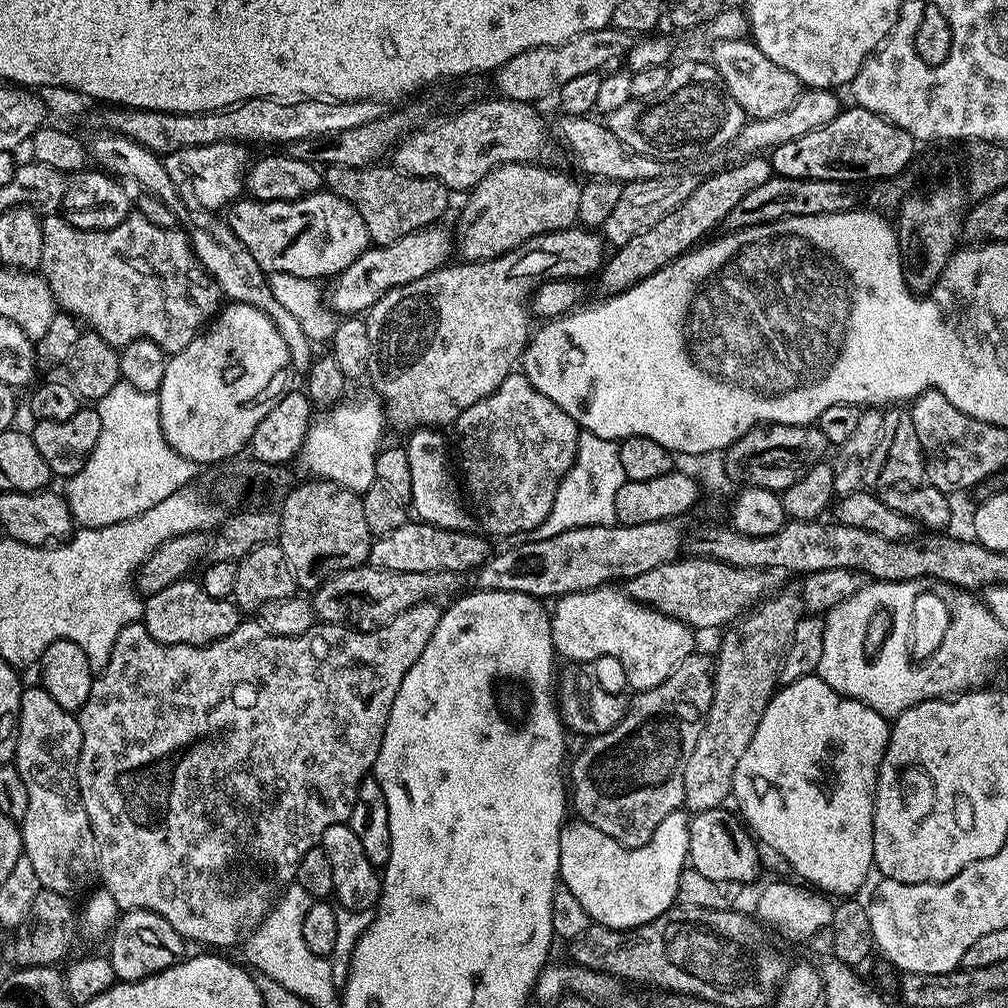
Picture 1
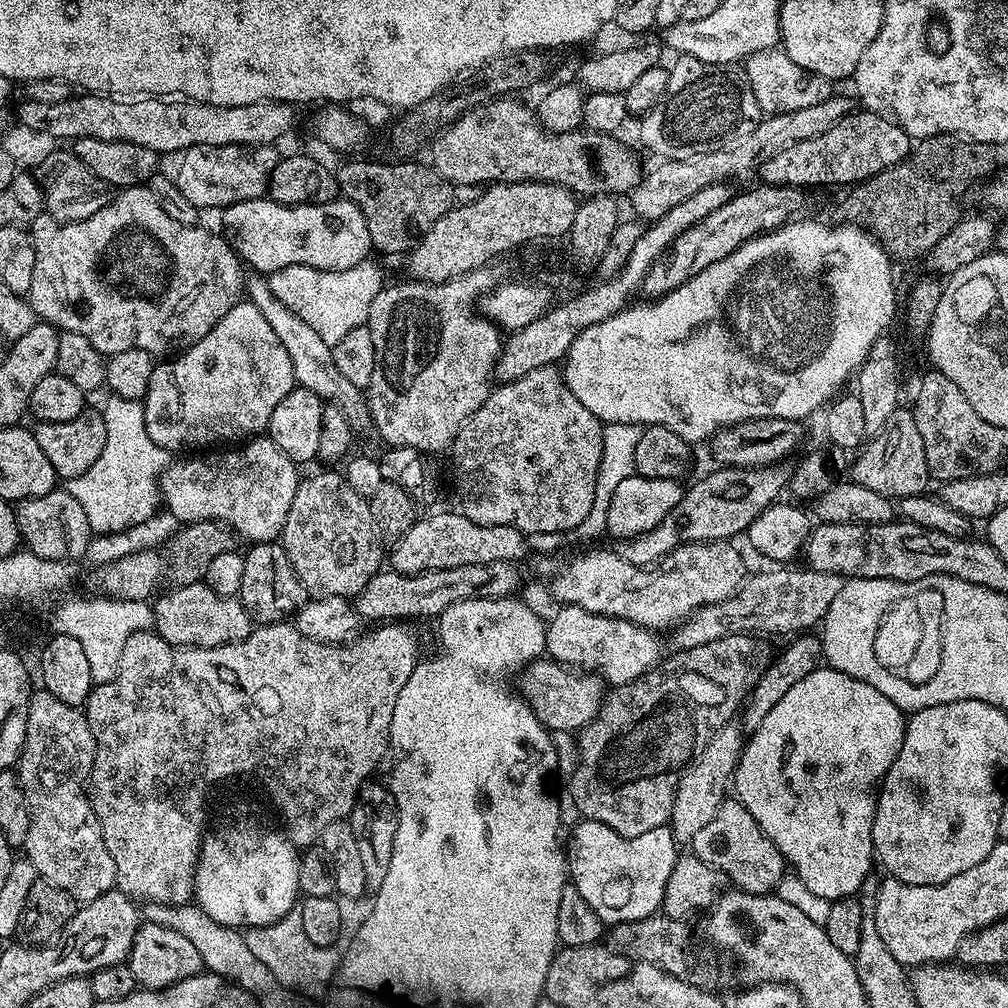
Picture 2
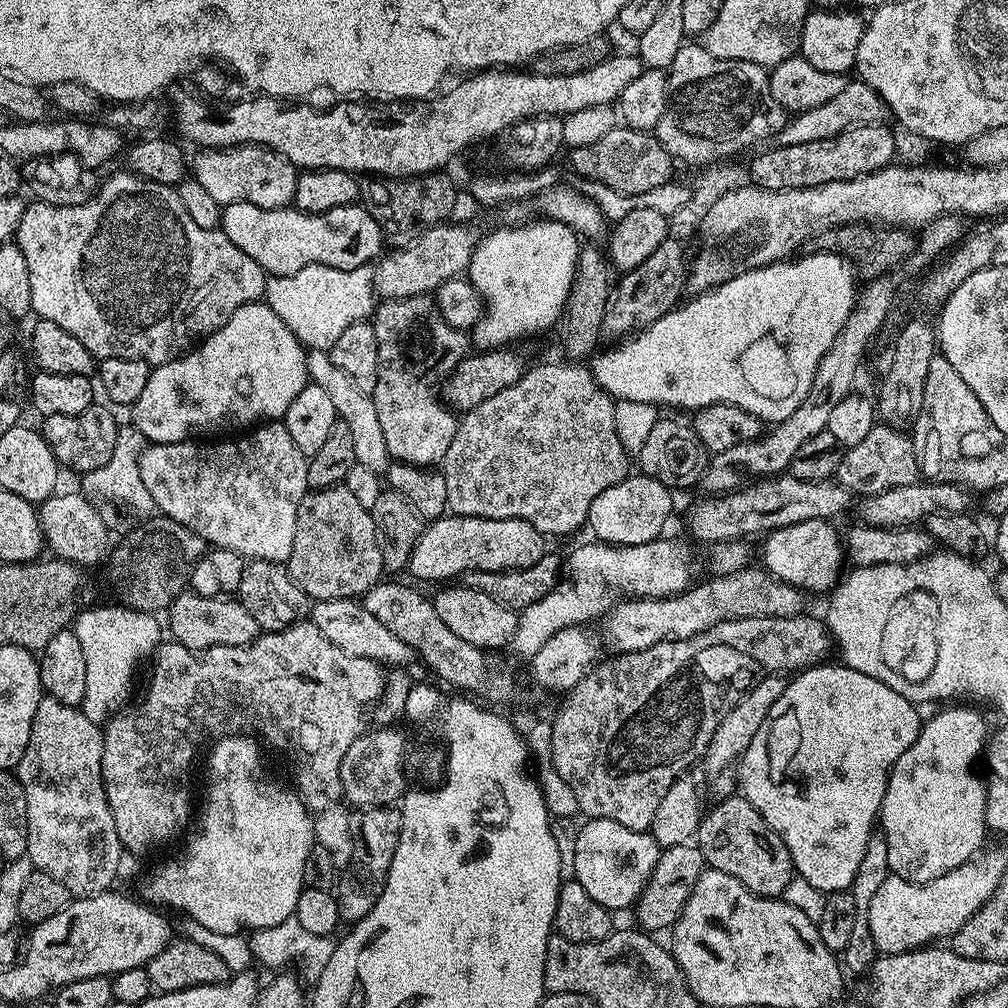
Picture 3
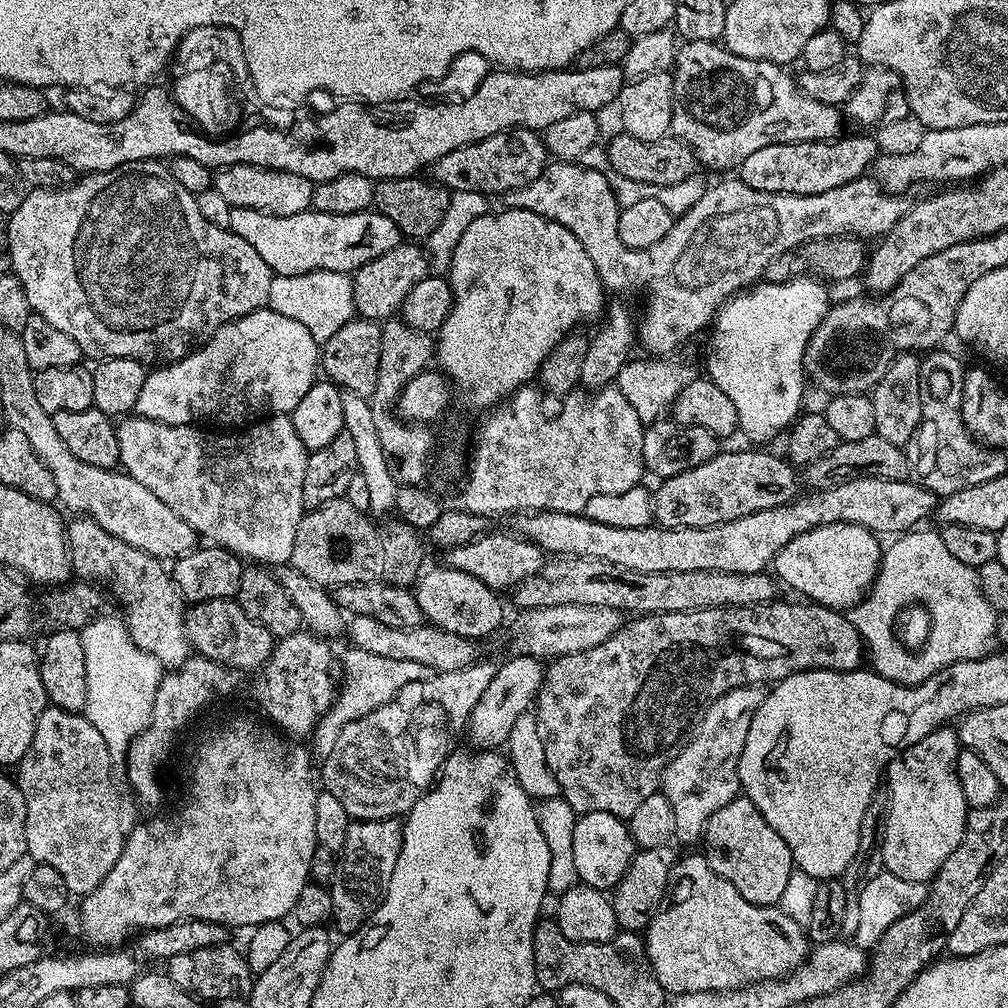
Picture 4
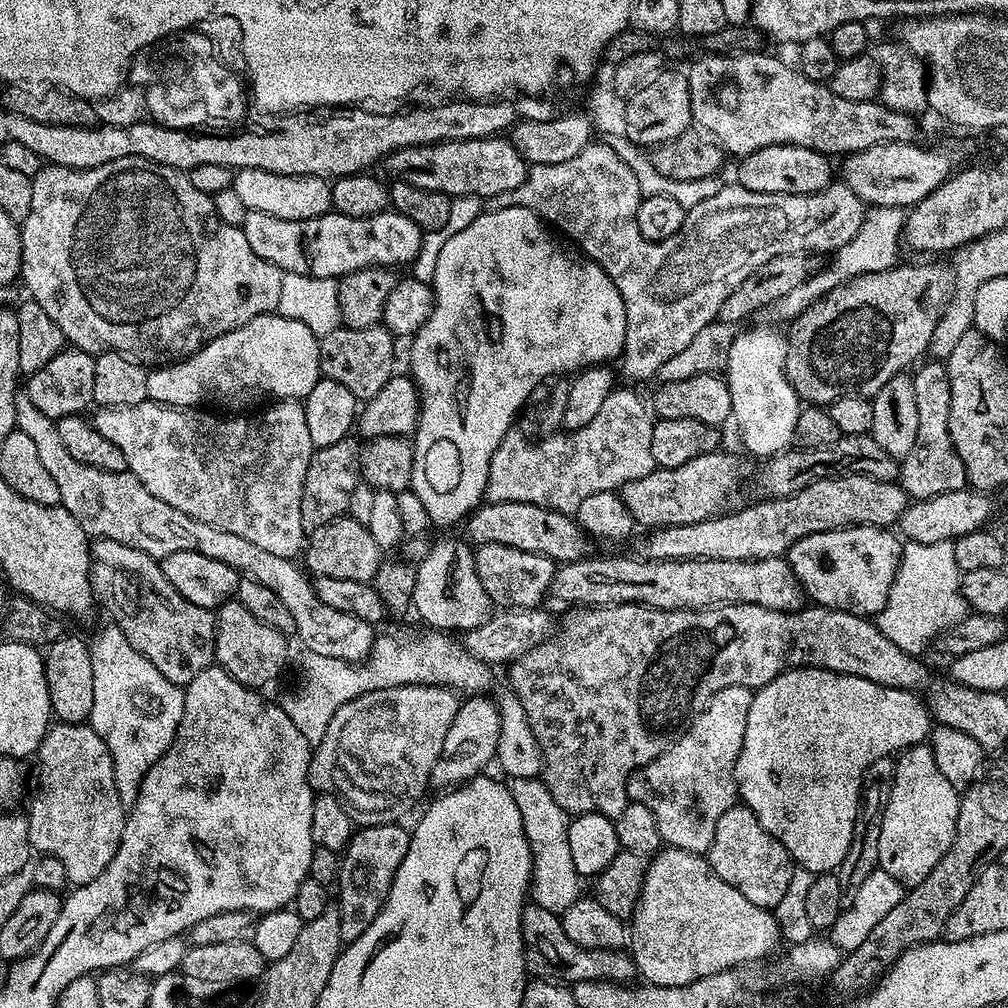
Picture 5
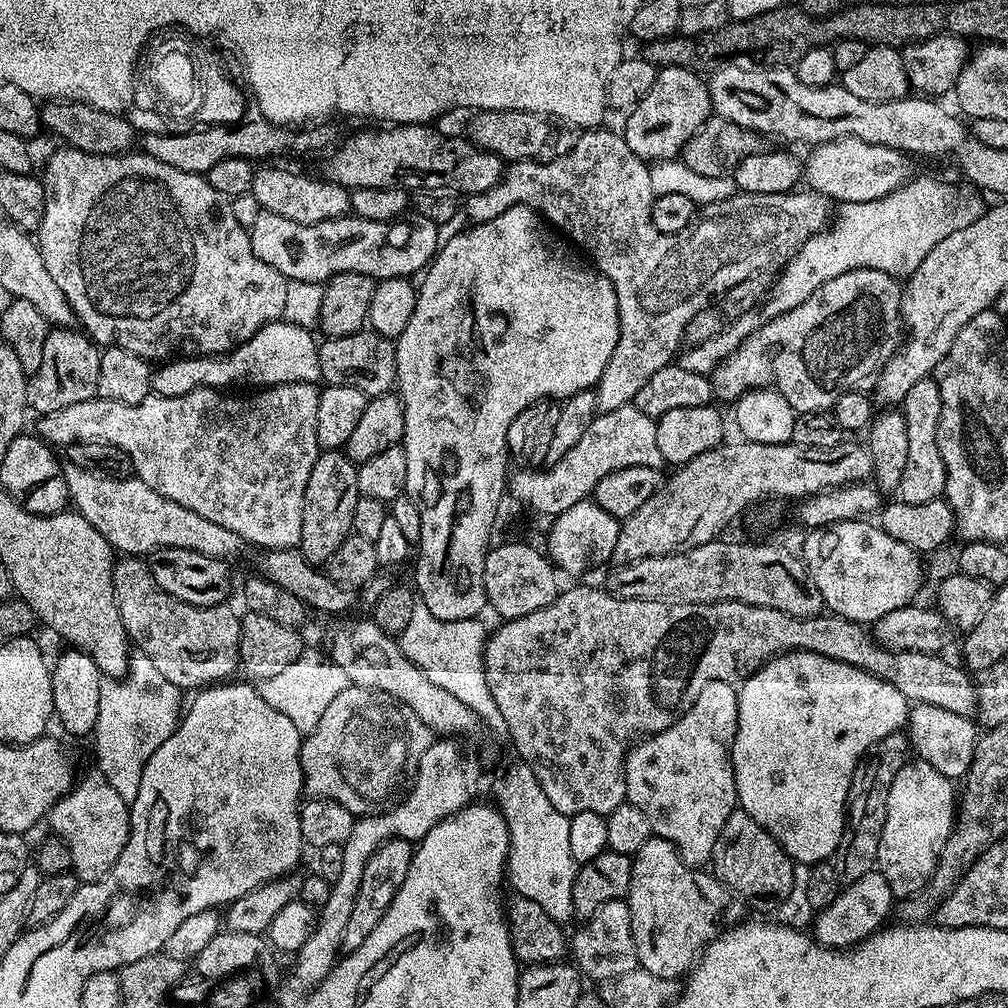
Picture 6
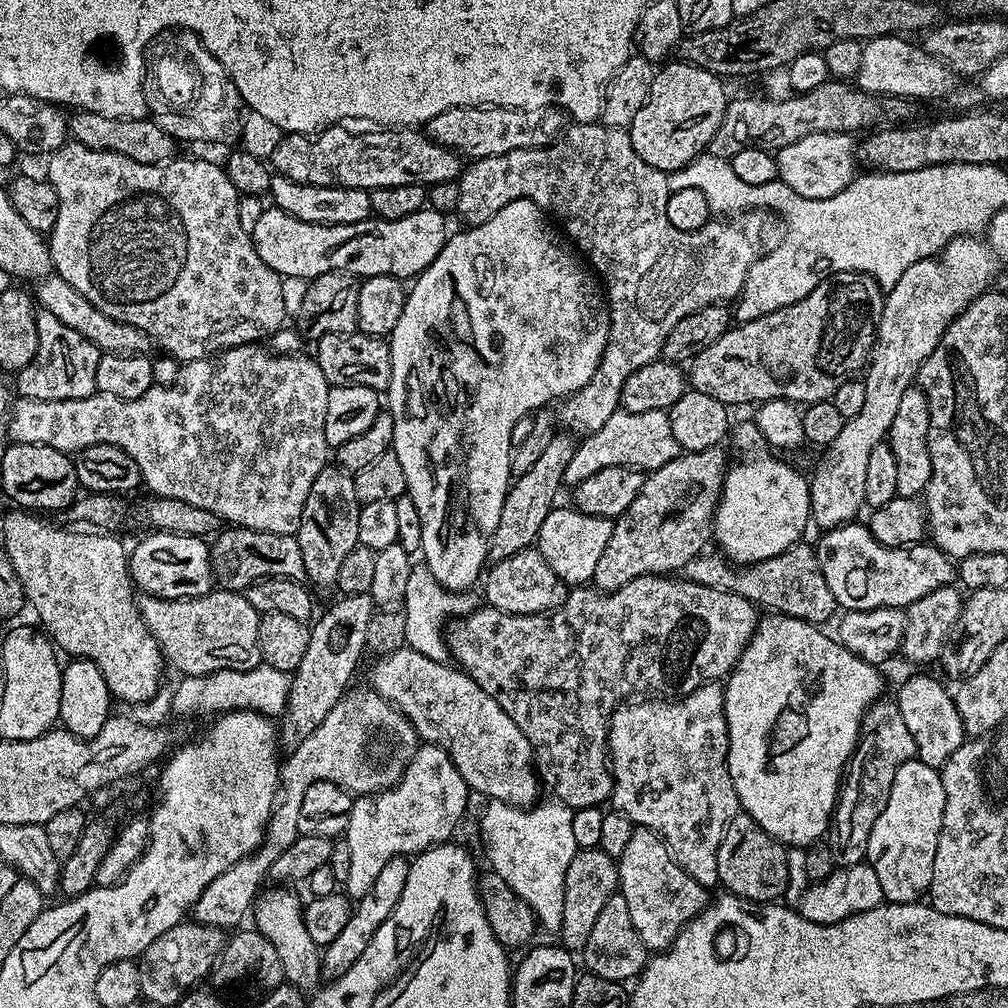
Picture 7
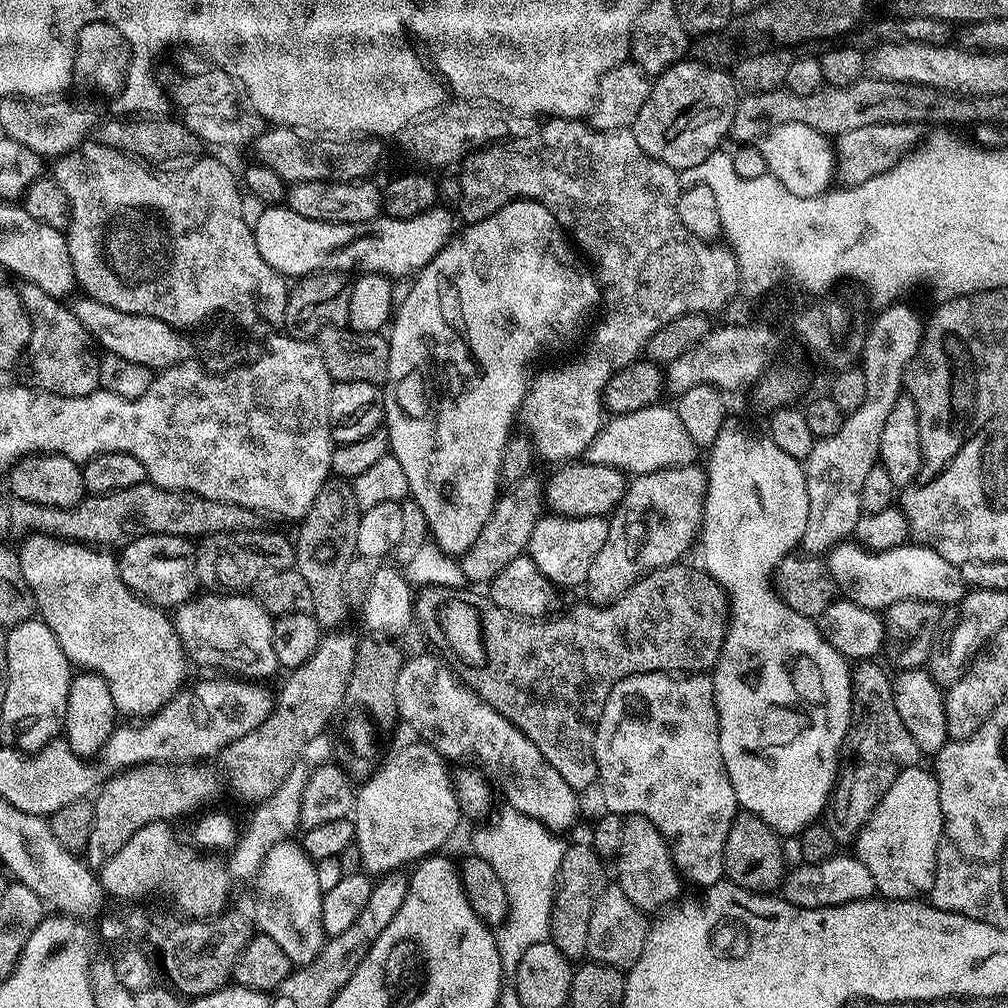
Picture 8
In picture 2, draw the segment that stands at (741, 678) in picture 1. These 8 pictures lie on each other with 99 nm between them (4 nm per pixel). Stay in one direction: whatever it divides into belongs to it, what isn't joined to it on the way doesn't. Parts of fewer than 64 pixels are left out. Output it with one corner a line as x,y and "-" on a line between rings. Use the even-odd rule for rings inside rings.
729,722
723,728
716,729
712,733
712,737
697,751
692,763
680,773
670,821
672,835
676,837
677,841
691,842
694,834
698,834
698,830
702,830
702,826
706,826
706,822
710,822
710,818
714,818
714,814
718,814
718,806
724,803
726,799
724,791
727,788
729,791
730,781
736,774
736,764
740,760
740,754
743,752
746,743
745,733
737,725
736,729
734,725
735,723

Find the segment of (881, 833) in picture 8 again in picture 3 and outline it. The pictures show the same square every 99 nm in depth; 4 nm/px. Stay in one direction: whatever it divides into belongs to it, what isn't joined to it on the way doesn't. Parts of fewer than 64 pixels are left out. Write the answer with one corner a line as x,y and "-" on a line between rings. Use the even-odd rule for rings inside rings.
948,708
929,720
927,717
910,750
894,762
892,771
888,773
886,794
878,817
879,827
886,838
891,875
915,884
925,884
962,866
985,847
986,784
976,773
976,759
985,755
989,735
990,727
974,709

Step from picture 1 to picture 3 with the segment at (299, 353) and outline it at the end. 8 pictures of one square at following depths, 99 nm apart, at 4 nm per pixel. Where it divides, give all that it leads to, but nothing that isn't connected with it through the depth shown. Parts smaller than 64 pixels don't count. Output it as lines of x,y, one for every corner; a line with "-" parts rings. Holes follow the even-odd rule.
309,351
305,355
305,360
309,381
322,386
322,390
326,390
327,396
334,402
338,419
346,422
346,427
350,430
354,441
357,464
366,466
366,470
374,470
378,474
387,473
390,457
386,450
386,438
382,434
382,425
378,423
378,410
374,410
372,393
358,390
358,386
354,386
354,381
339,366
334,366
327,352

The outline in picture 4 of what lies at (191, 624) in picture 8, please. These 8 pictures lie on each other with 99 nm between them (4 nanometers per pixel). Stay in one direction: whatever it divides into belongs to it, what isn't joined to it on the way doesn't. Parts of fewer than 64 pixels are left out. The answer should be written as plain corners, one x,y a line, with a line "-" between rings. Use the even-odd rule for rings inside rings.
81,516
79,518
73,519
73,524
69,523
66,528
66,535
68,537
68,561
72,563
73,573
81,581
93,581
99,582
107,591
110,593
111,599
117,600
120,603
119,611
122,613
122,619
124,625
128,627
128,633
130,634
130,638
136,645
142,650
146,650
146,654
150,654
154,658
158,658
158,662
165,669
175,670
179,664
184,664
187,662
190,655
190,645
188,642
188,635
186,634
186,626
184,625
184,618
186,615
186,601
183,596
180,595
176,590
176,583
172,580
169,569
165,567
165,565
160,561
157,556
151,556
150,554
146,554
142,550
138,550
134,546
130,546
126,542
122,542
118,538
114,538
114,534
110,534
106,530
102,530
102,526
98,526
98,522
94,522
88,516

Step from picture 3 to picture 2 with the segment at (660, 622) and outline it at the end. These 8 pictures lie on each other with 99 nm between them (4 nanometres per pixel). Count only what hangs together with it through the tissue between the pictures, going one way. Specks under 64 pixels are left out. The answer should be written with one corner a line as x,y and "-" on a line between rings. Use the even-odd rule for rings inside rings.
772,566
769,572
749,575
744,585
717,604
702,606
675,629
672,640
677,649
706,646
706,642
718,642
718,638
757,634
756,632
792,632
804,634
823,621
830,602
834,602
838,590
842,590
845,577
826,574
807,566

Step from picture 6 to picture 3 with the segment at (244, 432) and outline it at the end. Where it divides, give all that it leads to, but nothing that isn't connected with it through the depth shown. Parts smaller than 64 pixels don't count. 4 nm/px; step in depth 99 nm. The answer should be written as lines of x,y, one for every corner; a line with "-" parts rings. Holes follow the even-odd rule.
264,422
253,427
247,434
237,436
240,436
237,440
217,439
220,440
217,444
197,442
195,439
174,442
173,444
148,444
140,454
142,486
146,486
153,505
163,515
168,516
174,522
182,522
182,526
197,532
212,548
234,550
248,560
273,560
279,564
284,564
290,558
290,550
294,550
294,526
298,522
298,506
304,495
309,491
308,461
302,454
302,450
298,450
298,446
294,446
294,438
290,438
290,430
286,430
283,422

